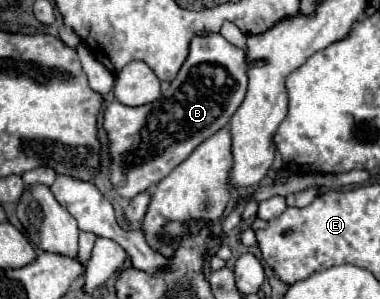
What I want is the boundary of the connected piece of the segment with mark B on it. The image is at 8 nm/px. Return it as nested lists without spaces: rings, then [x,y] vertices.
[[[209,32],[207,36],[195,36],[189,46],[189,56],[181,66],[175,80],[169,84],[167,92],[151,104],[145,106],[125,106],[121,102],[111,102],[103,114],[103,128],[109,138],[109,180],[121,198],[135,198],[139,192],[149,190],[161,178],[165,178],[175,166],[179,166],[203,140],[213,136],[217,130],[229,124],[235,110],[241,106],[247,90],[247,68],[243,50],[227,42],[221,34]]]

